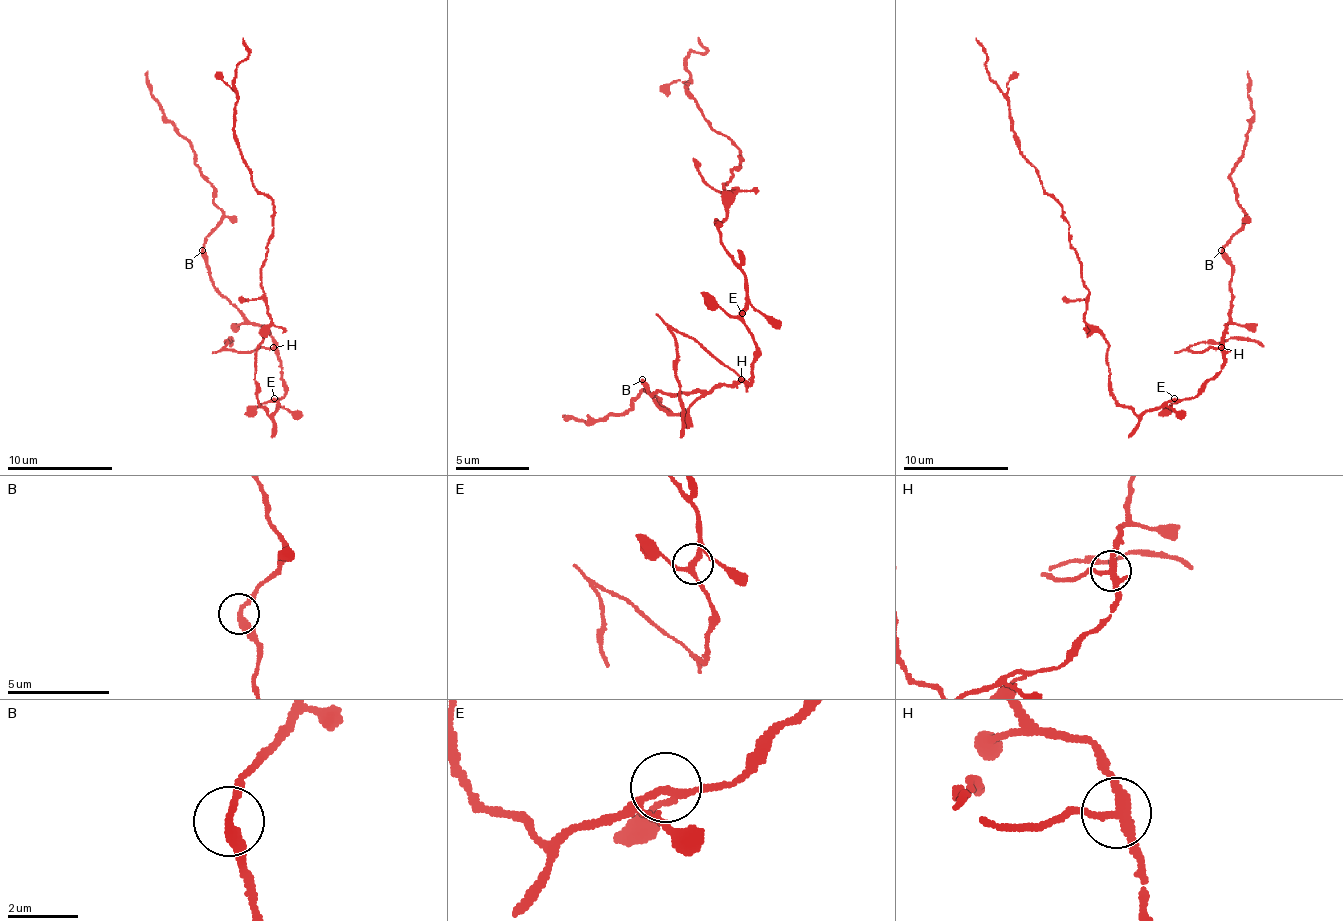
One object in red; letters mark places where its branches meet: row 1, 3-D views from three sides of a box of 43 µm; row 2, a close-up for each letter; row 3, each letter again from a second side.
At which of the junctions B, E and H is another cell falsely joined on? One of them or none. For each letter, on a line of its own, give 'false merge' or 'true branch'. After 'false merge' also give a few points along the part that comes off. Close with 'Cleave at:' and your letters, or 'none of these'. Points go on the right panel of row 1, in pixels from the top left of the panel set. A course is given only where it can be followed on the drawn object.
B: true branch
E: true branch
H: false merge; foreign part runs (1221, 348), (1187, 348), (1198, 343), (1221, 343), (1229, 338), (1259, 340), (1264, 345)
Cleave at: H

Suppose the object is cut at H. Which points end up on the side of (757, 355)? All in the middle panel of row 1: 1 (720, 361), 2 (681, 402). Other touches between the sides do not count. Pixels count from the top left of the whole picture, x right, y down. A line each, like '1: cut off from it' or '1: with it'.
1: cut off from it
2: cut off from it

